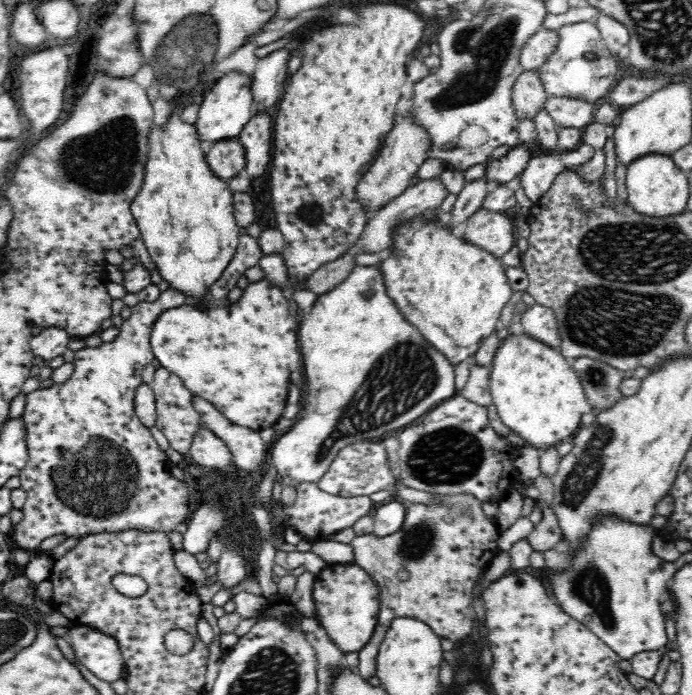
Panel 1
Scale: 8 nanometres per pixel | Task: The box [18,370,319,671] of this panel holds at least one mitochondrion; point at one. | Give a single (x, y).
(99, 478)

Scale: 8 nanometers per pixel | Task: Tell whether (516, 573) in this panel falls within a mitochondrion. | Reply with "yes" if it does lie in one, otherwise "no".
no

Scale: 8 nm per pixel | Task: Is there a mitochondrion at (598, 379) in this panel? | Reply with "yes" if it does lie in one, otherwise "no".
yes

